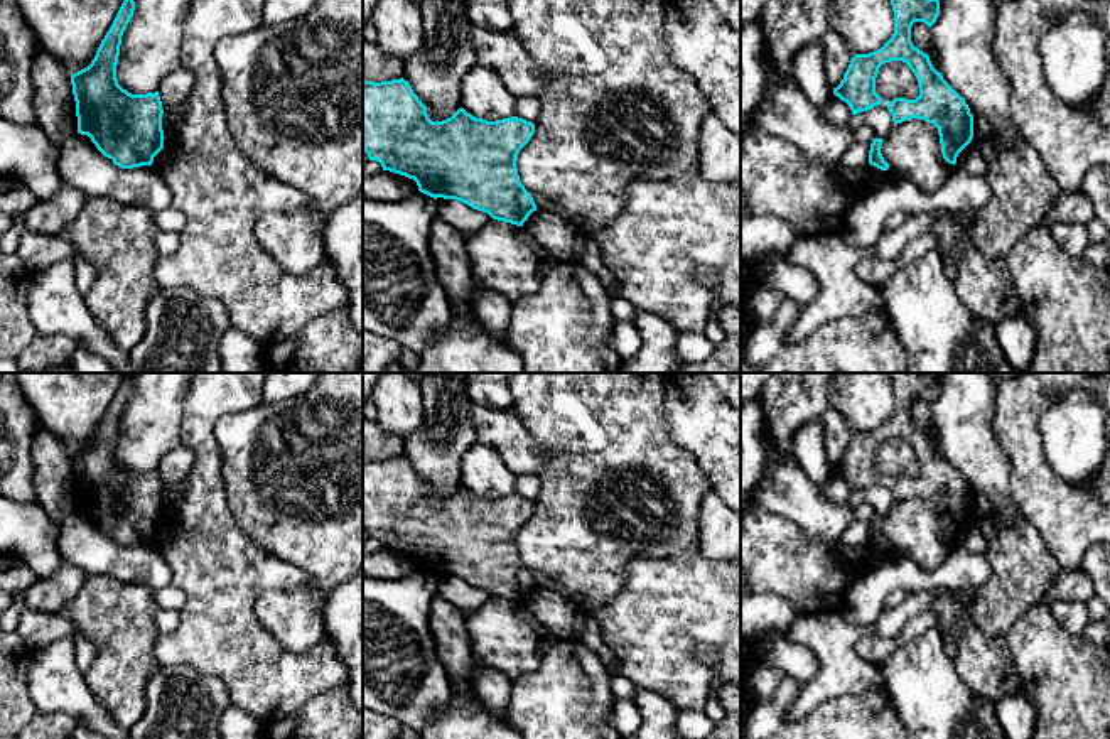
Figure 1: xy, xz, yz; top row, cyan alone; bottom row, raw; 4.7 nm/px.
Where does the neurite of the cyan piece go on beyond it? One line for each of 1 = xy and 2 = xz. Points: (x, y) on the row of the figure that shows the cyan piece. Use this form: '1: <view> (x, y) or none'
1: none
2: none

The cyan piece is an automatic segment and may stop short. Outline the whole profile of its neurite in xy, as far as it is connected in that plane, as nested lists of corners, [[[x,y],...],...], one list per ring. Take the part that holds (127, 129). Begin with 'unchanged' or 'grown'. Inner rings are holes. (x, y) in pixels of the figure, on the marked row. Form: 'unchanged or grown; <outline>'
unchanged; [[[123,0],[91,64],[74,74],[71,73],[78,133],[88,135],[96,148],[121,169],[152,165],[154,157],[164,148],[165,138],[162,130],[164,110],[159,91],[147,94],[132,94],[123,89],[116,79],[121,35],[130,19],[133,17],[133,10],[135,2]]]

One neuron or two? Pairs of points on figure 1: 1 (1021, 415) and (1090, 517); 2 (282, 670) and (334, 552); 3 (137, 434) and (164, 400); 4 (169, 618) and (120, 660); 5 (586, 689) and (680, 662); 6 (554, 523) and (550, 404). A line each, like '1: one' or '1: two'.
1: one
2: two
3: one
4: two
5: two
6: one

